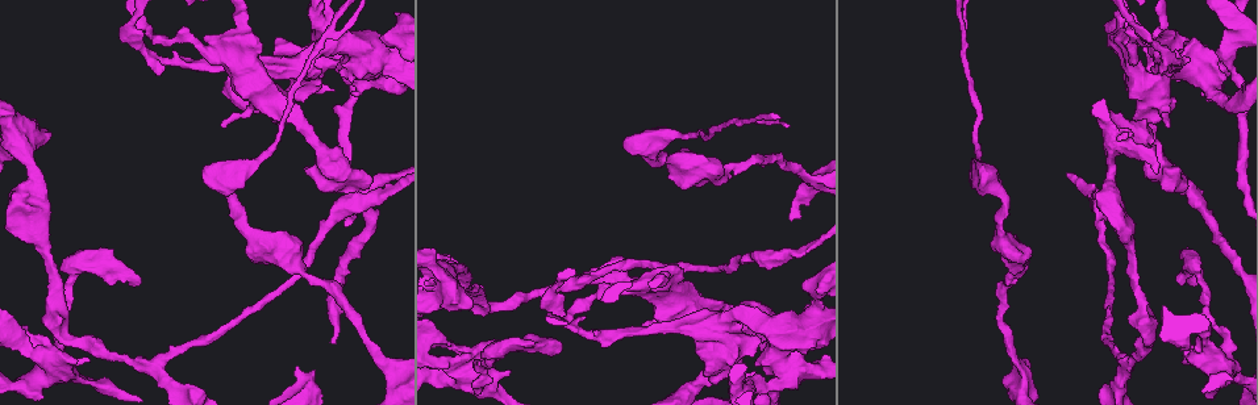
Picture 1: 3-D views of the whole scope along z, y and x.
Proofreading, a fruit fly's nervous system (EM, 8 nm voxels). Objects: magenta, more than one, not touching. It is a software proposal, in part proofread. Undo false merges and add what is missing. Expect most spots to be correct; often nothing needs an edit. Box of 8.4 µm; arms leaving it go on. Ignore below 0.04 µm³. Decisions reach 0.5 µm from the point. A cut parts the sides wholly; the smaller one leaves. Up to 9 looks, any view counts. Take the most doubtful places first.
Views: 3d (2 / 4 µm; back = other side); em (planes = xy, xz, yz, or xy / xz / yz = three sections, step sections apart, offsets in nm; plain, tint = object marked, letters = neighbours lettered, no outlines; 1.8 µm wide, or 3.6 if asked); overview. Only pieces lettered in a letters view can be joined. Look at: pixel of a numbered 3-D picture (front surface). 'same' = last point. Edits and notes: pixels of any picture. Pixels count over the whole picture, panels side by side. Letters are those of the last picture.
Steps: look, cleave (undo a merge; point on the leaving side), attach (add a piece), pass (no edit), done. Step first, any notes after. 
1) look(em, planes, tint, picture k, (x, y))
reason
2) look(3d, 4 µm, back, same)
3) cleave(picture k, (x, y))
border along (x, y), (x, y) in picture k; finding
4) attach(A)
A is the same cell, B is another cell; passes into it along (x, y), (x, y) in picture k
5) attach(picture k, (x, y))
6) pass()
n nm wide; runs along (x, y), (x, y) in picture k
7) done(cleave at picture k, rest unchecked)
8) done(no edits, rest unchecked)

look(3d, 2 µm, picture 1, (559, 348))
long arm stops here

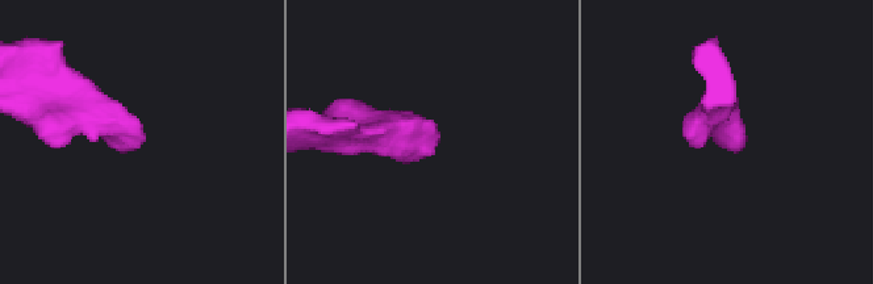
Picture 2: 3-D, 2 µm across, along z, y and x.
look(em, planes, letters, picture 2, (143, 139))

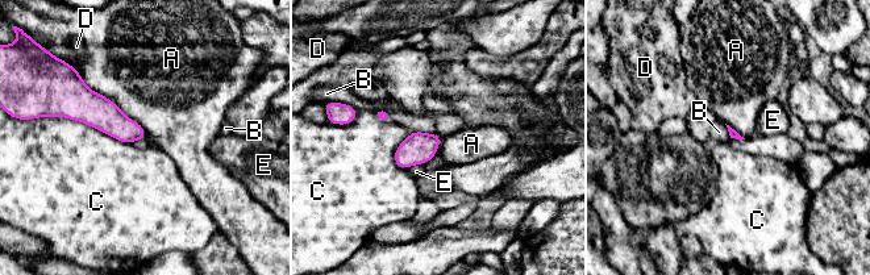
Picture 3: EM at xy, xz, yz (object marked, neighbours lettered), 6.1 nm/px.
pass()
A, B, C, D and E are other cells; border along (724, 124), (731, 137) in picture 3; no lettered piece goes on from it

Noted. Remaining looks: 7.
look(em, planes, letters, picture 1, (247, 84))
four-way junction

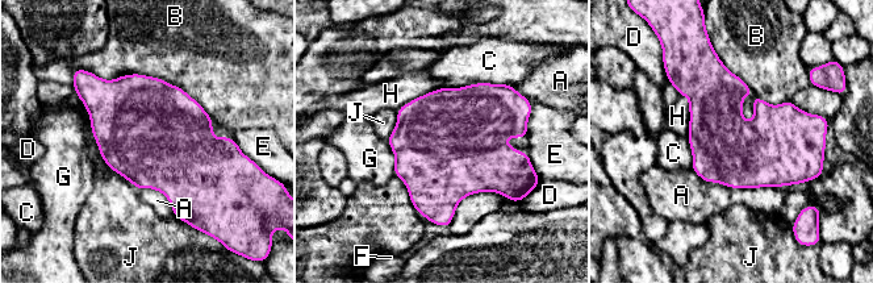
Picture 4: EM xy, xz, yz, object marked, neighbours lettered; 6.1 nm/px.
pass()
A, B, C, D, E, F, G, H and J are other cells; border along (680, 95), (688, 98), (686, 137) in picture 4; one cell here

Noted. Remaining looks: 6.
look(3d, 4 µm, picture 1, (48, 360))
looks like a crossing

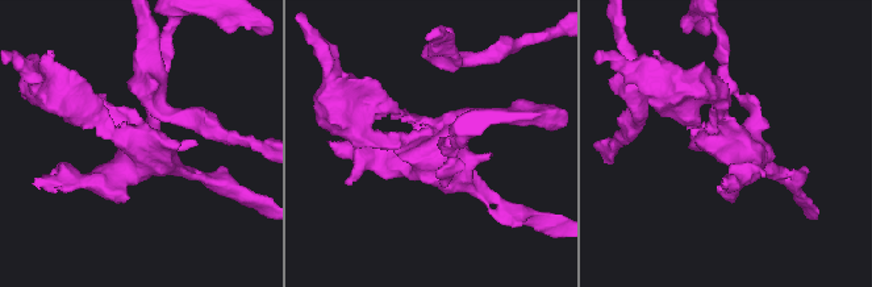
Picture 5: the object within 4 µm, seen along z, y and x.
look(em, 3.6 µm, xz, step 8, tint, picture 5, (429, 147))
need the tissue

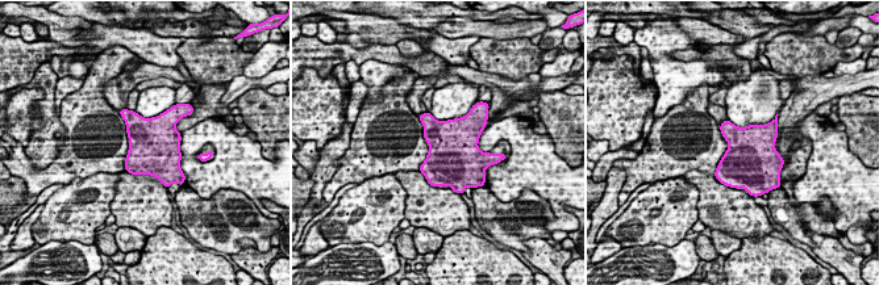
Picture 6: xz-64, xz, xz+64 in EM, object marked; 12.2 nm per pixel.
look(em, 3.6 µm, planes, letters, same)
another direction

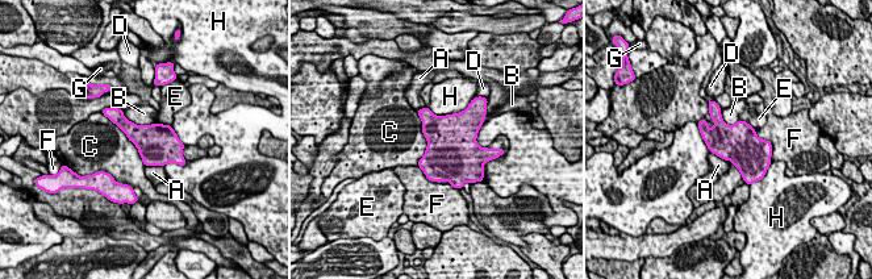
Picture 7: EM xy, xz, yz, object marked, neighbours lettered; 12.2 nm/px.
pass()
A, B, C, D, E, F, G and H are other cells; border along (416, 111), (426, 140), (418, 165) in picture 7; all the same cell

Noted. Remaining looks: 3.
look(3d, 4 µm, picture 1, (1125, 136))
three arms meet

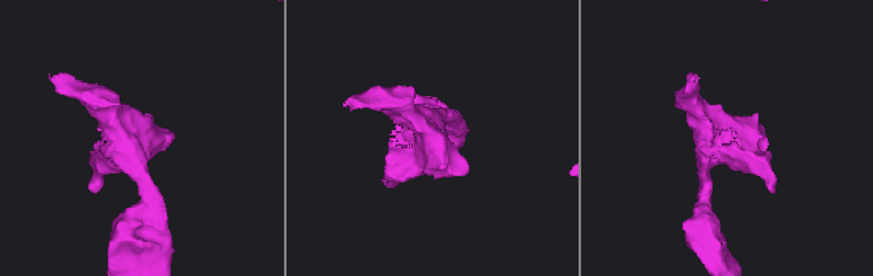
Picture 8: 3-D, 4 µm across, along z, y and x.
look(em, xz, step 16, letters, picture 8, (137, 145))
3 arms; arms of 190, 260, 280 nm; now the EM

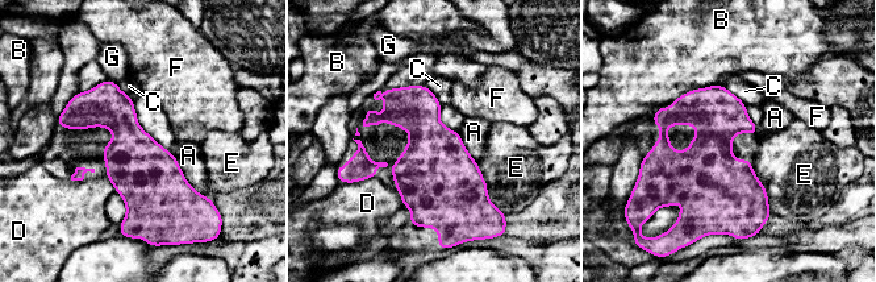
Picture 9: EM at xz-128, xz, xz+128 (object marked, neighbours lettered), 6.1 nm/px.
pass()
220 nm wide; A, B, C, D, E, F and G are other cells; border along (171, 153), (184, 178), (207, 197) in picture 9; one cell here

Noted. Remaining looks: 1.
done(no edits, rest unchecked)

